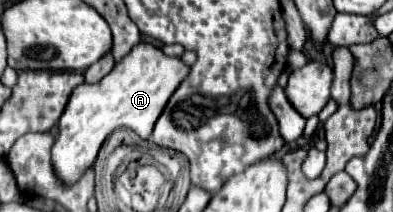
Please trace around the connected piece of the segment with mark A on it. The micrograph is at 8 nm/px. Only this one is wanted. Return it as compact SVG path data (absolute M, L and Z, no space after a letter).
M139 44L101 82L77 86L59 118L59 132L51 148L51 162L57 178L63 184L75 184L79 176L93 166L101 144L117 128L129 128L147 140L167 100L187 74L189 68L179 58L165 56L151 44Z

